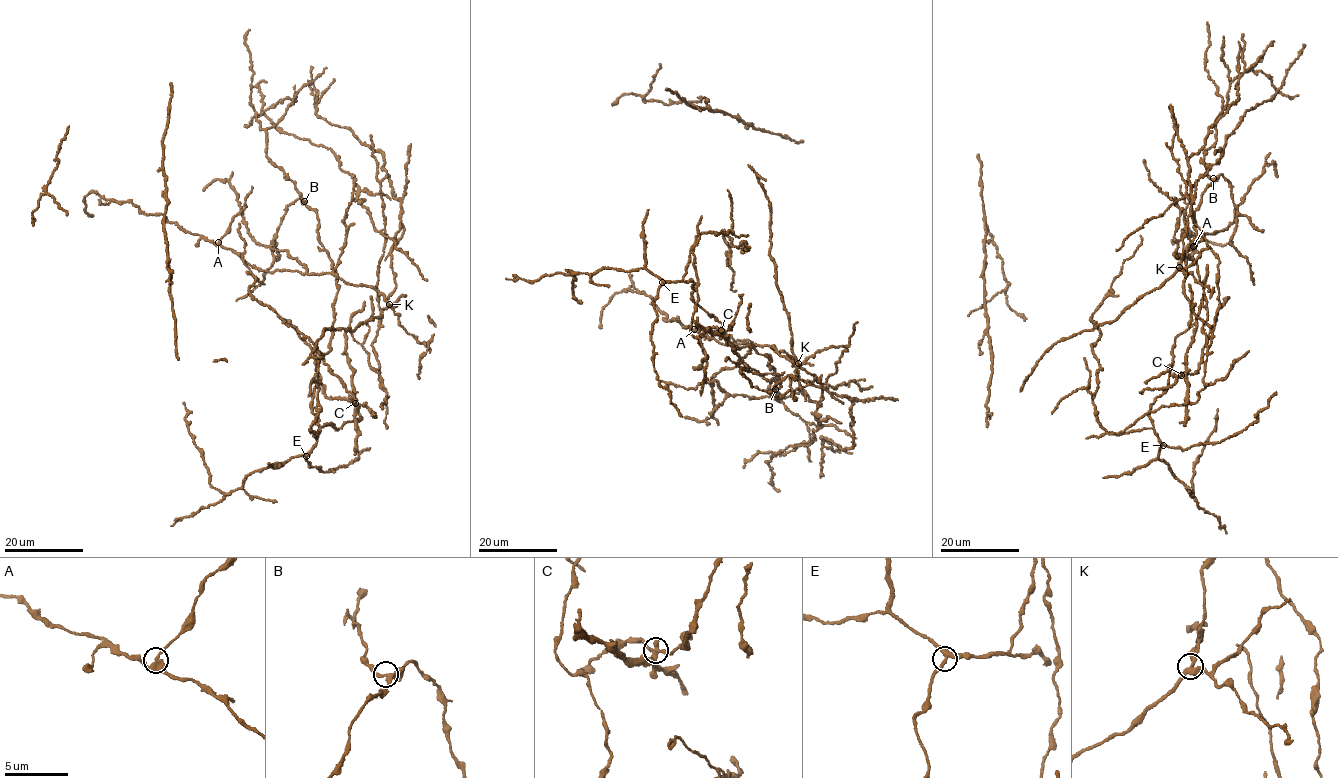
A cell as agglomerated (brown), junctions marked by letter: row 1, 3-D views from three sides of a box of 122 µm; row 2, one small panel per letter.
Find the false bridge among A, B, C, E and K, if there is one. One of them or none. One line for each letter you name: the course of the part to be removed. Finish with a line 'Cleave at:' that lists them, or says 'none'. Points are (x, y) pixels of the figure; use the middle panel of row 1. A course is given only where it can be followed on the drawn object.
Cleave at: none

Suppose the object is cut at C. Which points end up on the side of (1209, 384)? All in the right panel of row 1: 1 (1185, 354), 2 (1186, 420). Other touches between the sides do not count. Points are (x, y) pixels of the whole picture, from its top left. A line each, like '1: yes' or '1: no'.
1: no
2: no

